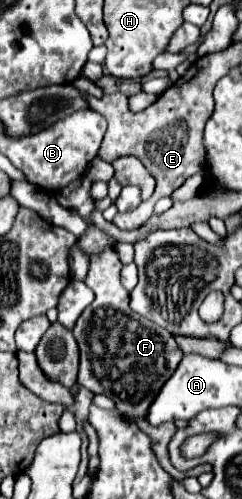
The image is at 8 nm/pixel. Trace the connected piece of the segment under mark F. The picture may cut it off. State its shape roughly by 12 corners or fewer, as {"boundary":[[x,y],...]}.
{"boundary":[[112,248],[92,256],[94,302],[72,330],[78,384],[106,394],[152,438],[170,476],[176,426],[144,420],[184,354],[130,310]]}

